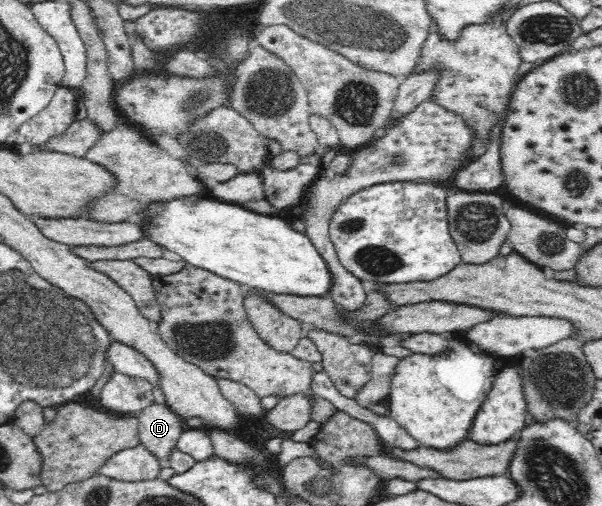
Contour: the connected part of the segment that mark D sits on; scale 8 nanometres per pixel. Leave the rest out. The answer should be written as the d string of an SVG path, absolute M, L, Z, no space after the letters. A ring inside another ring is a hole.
M155 402L138 413L137 418L139 441L163 466L169 466L170 457L178 449L180 435L184 433L184 421L167 405Z

